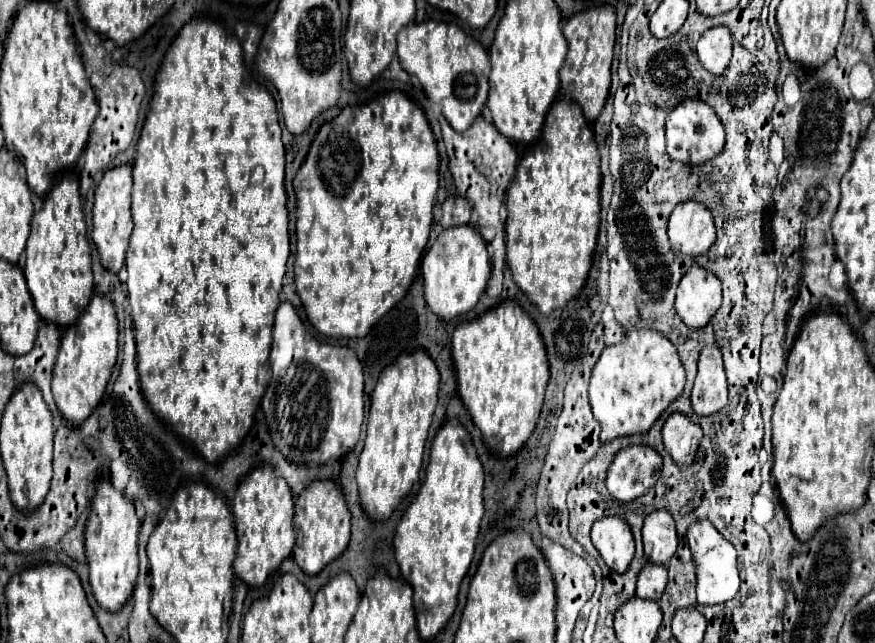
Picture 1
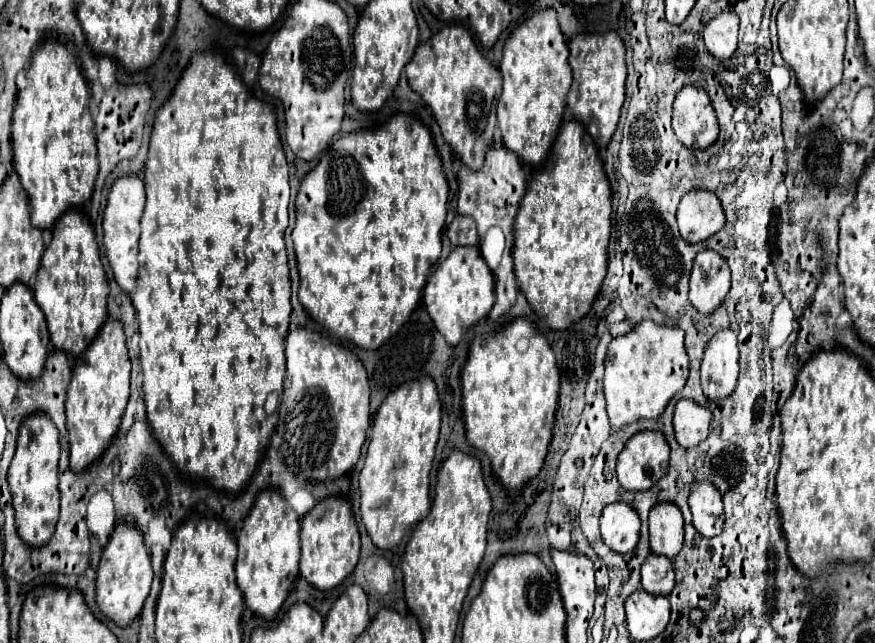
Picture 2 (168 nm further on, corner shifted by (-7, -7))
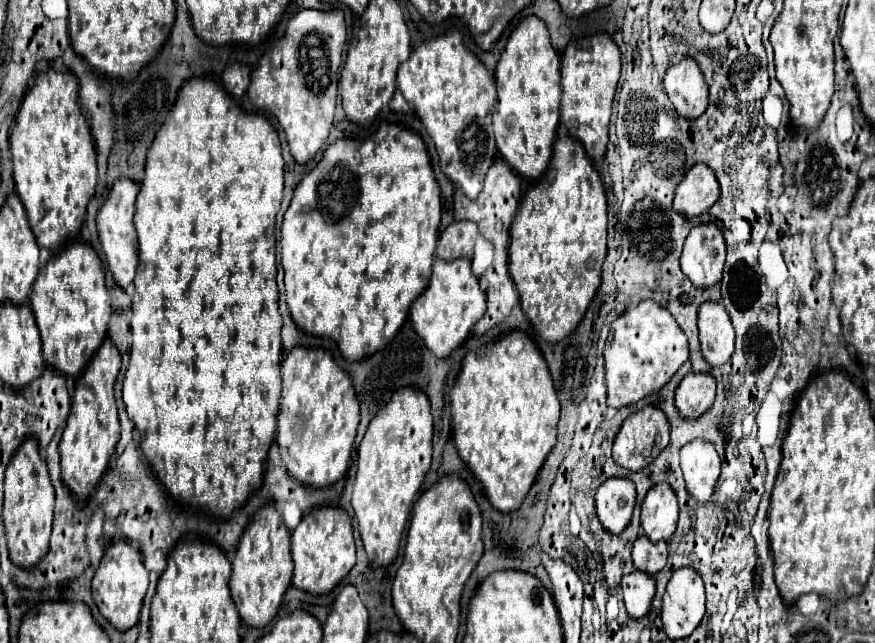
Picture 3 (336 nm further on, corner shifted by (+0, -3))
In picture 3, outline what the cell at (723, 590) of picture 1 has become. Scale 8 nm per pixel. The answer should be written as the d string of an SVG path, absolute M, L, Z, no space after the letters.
M692 440L680 450L680 468L690 498L704 506L712 500L720 478L720 458L710 442Z

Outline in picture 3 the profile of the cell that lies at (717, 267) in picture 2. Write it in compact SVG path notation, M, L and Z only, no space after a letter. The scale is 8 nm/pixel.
M714 224L692 228L684 242L680 266L696 288L710 288L722 278L726 244Z

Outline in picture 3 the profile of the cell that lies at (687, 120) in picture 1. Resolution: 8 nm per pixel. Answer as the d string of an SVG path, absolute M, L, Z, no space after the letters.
M684 58L666 70L664 90L684 120L700 118L706 112L708 86L692 58Z

